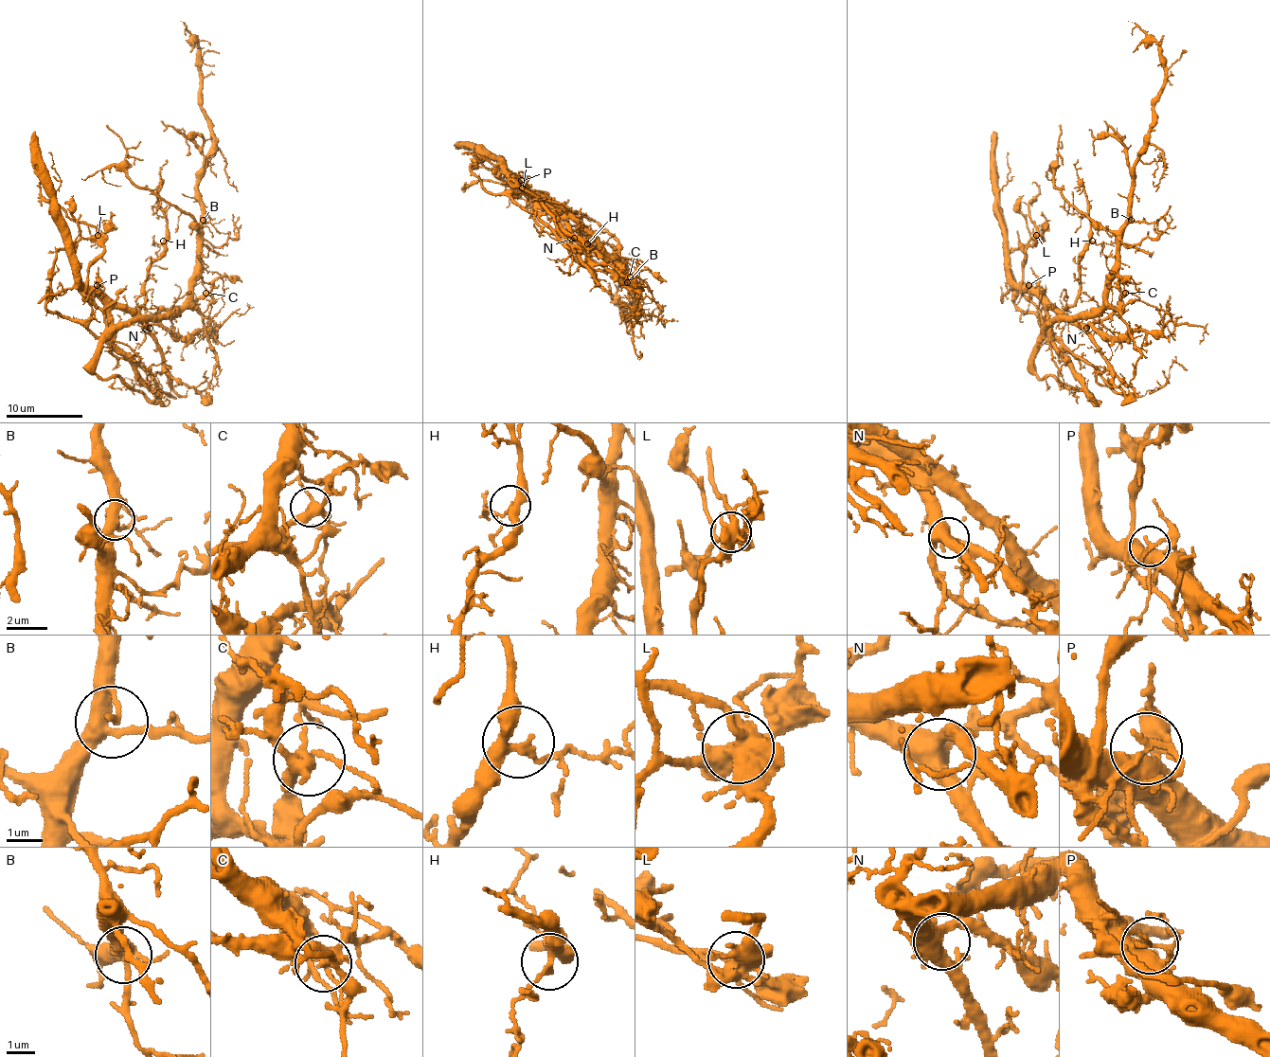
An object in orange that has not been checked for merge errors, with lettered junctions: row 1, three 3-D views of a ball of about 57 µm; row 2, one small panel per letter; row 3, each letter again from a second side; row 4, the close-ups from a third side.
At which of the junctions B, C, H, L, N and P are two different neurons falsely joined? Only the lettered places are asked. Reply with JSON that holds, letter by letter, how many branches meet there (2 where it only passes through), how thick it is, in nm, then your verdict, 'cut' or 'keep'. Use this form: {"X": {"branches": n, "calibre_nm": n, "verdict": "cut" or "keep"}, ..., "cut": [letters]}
{"B": {"branches": 4, "calibre_nm": 400, "verdict": "keep"}, "C": {"branches": 4, "calibre_nm": 320, "verdict": "cut"}, "H": {"branches": 3, "calibre_nm": 280, "verdict": "keep"}, "L": {"branches": 8, "calibre_nm": 550, "verdict": "cut"}, "N": {"branches": 4, "calibre_nm": 500, "verdict": "keep"}, "P": {"branches": 3, "calibre_nm": 200, "verdict": "cut"}, "cut": ["C", "L", "P"]}

